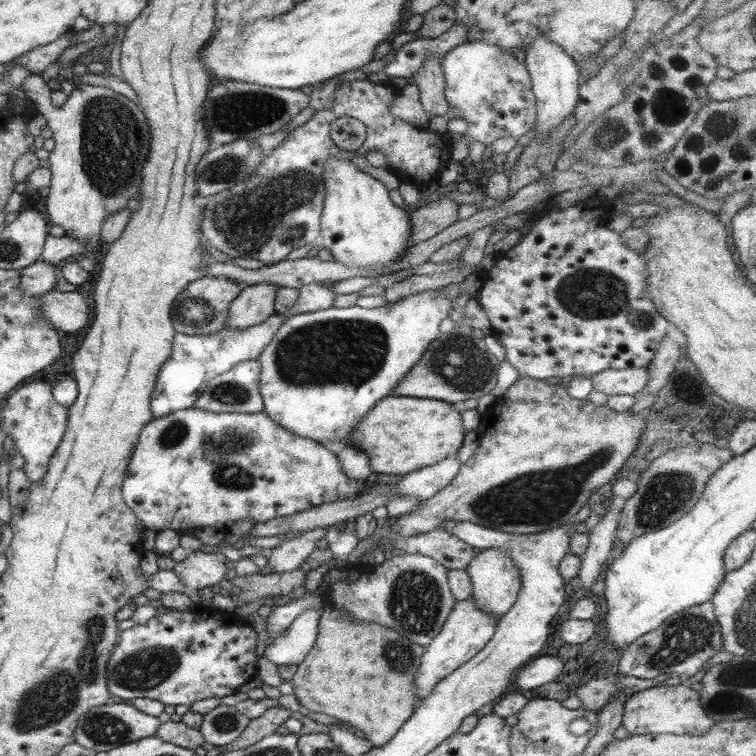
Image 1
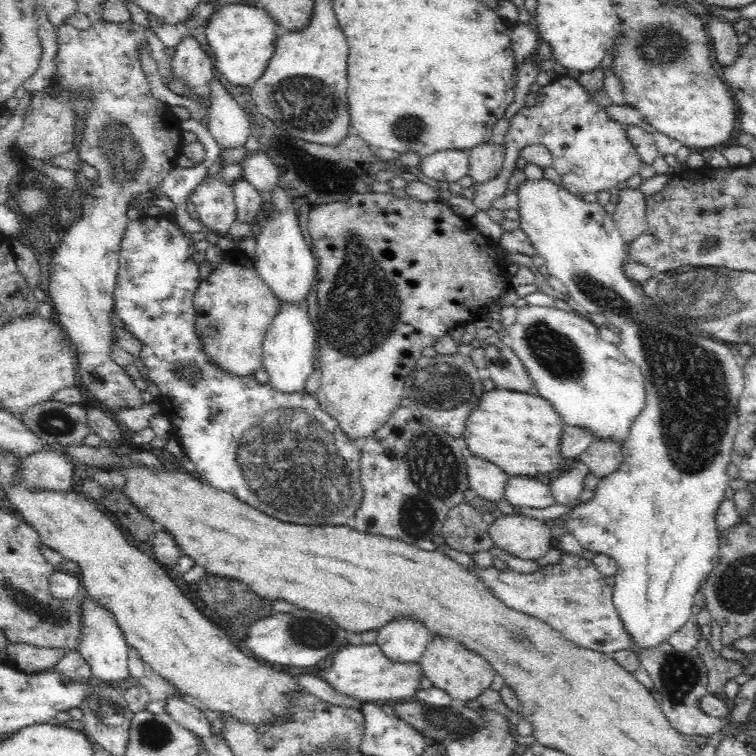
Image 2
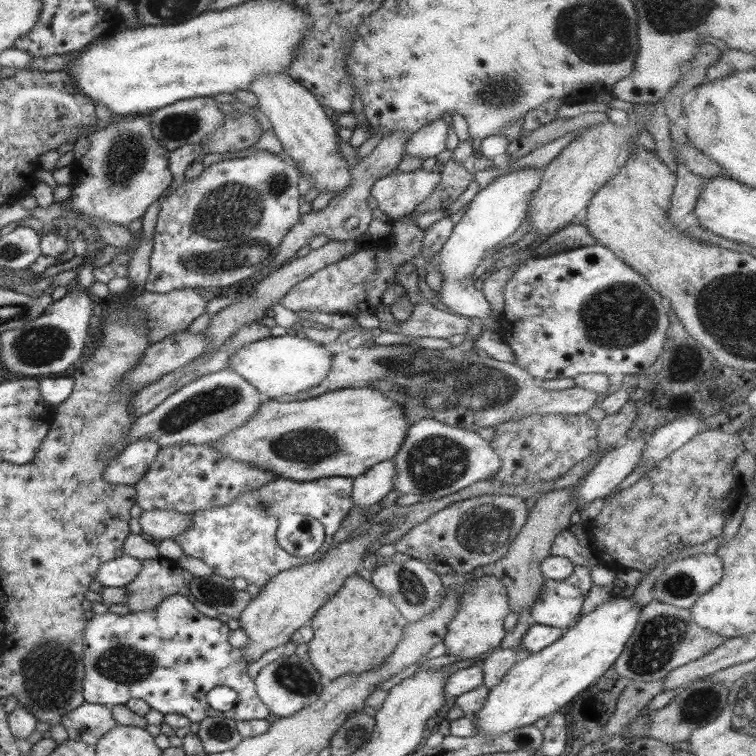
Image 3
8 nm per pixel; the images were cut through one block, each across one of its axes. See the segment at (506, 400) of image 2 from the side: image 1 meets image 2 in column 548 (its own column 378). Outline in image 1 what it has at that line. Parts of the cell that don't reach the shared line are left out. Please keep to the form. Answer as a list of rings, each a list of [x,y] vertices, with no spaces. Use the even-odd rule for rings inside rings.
[[[390,395],[365,414],[345,444],[366,452],[372,470],[381,476],[410,474],[458,453],[466,433],[462,411],[443,400]]]

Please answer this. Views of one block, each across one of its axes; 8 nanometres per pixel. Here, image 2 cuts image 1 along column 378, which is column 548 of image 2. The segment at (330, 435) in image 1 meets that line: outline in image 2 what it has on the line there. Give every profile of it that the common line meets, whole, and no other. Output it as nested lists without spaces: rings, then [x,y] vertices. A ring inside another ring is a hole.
[[[527,304],[517,310],[514,324],[507,328],[507,343],[520,357],[537,395],[550,402],[564,425],[592,431],[596,439],[614,439],[623,444],[635,416],[645,407],[645,380],[639,368],[630,364],[616,344],[600,339],[598,327],[586,317],[560,310],[557,307]]]

